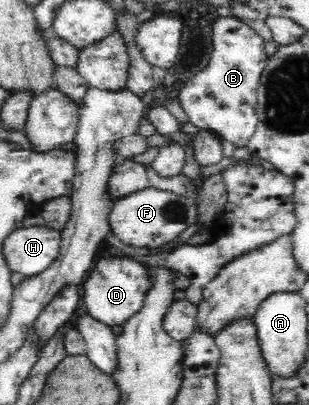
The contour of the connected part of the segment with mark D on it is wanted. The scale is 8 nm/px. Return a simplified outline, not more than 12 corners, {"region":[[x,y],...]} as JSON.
{"region":[[126,254],[94,263],[84,282],[92,318],[123,325],[152,288]]}

